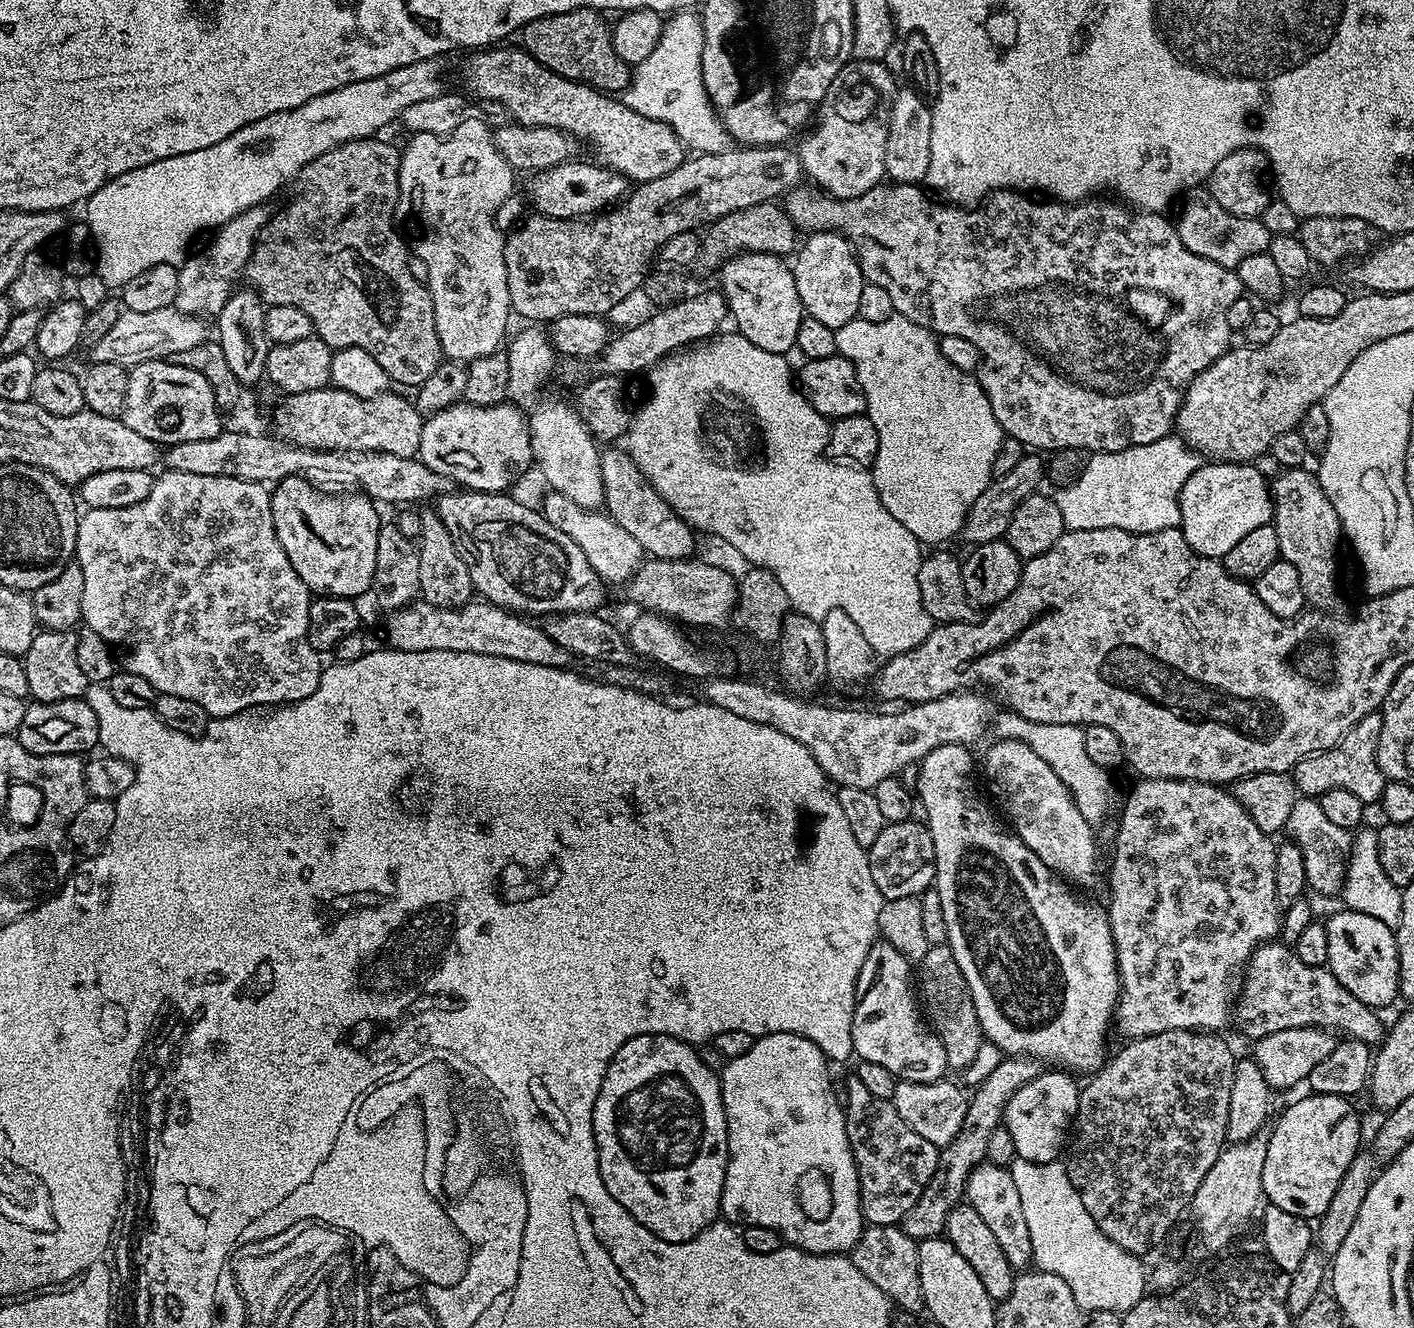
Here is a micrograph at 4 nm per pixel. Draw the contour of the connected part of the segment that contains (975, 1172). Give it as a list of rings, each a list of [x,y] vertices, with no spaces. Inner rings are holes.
[[[987,1162],[977,1164],[968,1176],[966,1203],[978,1210],[979,1216],[986,1222],[986,1227],[994,1233],[1002,1254],[1006,1254],[1006,1262],[1010,1262],[1013,1270],[1027,1269],[1033,1263],[1030,1226],[1026,1226],[1022,1197],[1018,1195],[1018,1186],[1014,1186],[1014,1178],[1007,1167]]]

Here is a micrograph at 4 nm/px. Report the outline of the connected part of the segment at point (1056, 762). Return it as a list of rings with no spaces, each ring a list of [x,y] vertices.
[[[1011,710],[1005,711],[1005,713],[1005,716],[1000,720],[999,735],[1006,740],[1021,740],[1022,742],[1026,742],[1026,746],[1030,746],[1030,750],[1034,750],[1034,754],[1038,754],[1038,758],[1042,758],[1042,762],[1046,762],[1050,766],[1050,770],[1054,770],[1054,774],[1068,788],[1068,792],[1074,798],[1078,810],[1082,810],[1082,818],[1086,818],[1089,824],[1093,826],[1099,825],[1099,820],[1112,808],[1112,780],[1108,777],[1111,776],[1109,769],[1090,762],[1090,757],[1086,755],[1084,728],[1079,724],[1030,722],[1026,718],[1016,715]]]

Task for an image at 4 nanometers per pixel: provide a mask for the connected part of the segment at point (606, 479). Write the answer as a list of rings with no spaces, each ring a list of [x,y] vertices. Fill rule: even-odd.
[[[608,446],[601,451],[602,486],[608,516],[638,541],[638,546],[653,560],[683,560],[691,557],[694,529],[660,497],[658,490],[638,470],[623,447]]]

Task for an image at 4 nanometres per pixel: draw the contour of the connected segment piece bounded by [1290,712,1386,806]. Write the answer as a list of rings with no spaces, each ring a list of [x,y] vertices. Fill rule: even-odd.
[[[1371,712],[1366,714],[1366,718],[1359,720],[1336,747],[1327,748],[1324,752],[1314,752],[1296,763],[1290,779],[1295,784],[1297,793],[1304,798],[1319,798],[1326,794],[1326,790],[1341,788],[1350,790],[1350,794],[1358,794],[1364,805],[1375,805],[1386,783],[1376,761],[1378,738],[1382,738],[1382,718],[1380,712]]]

